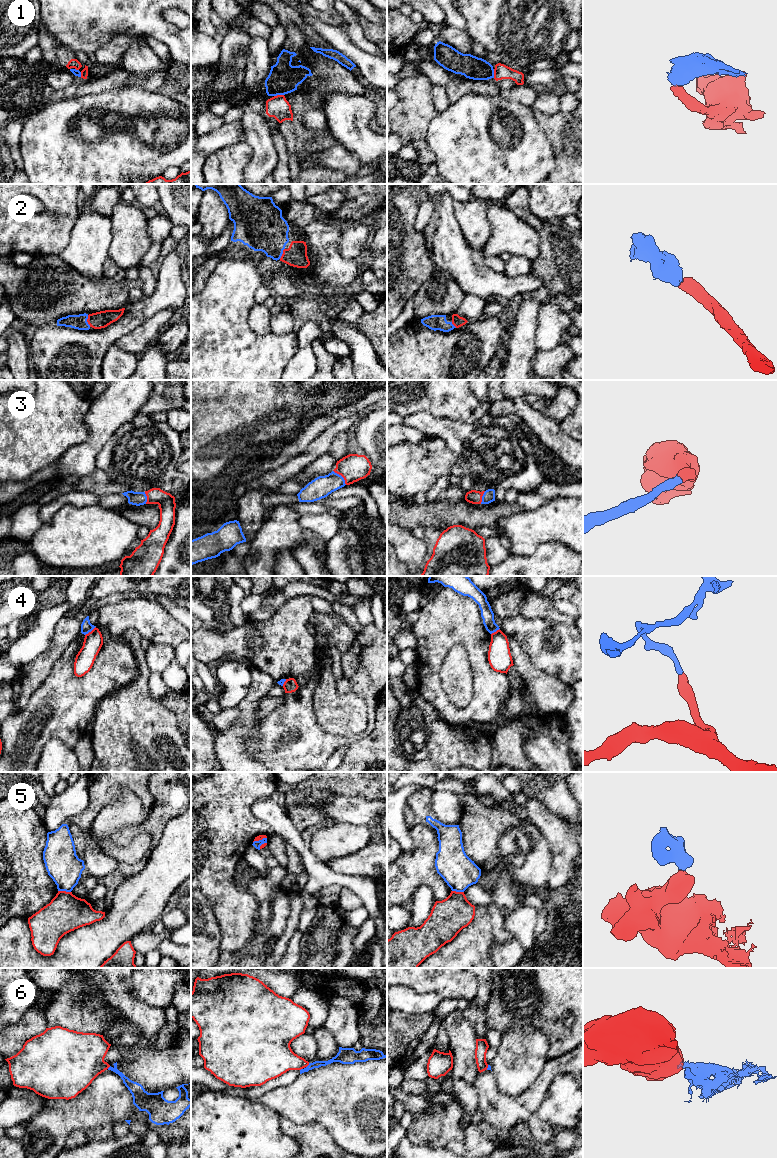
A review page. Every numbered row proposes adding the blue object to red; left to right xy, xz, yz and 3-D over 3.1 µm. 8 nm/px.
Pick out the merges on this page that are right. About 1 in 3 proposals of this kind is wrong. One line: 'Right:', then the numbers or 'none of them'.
Right: 2, 3

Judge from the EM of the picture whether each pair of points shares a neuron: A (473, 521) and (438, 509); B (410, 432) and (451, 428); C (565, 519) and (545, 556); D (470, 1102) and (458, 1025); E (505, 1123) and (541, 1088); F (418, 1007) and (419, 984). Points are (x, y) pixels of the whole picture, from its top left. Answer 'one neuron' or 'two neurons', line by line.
A: one neuron
B: two neurons
C: two neurons
D: one neuron
E: one neuron
F: two neurons

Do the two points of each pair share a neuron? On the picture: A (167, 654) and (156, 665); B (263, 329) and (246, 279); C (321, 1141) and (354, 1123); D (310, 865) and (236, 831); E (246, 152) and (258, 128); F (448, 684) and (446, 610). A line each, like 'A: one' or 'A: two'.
A: one
B: two
C: two
D: two
E: two
F: two

